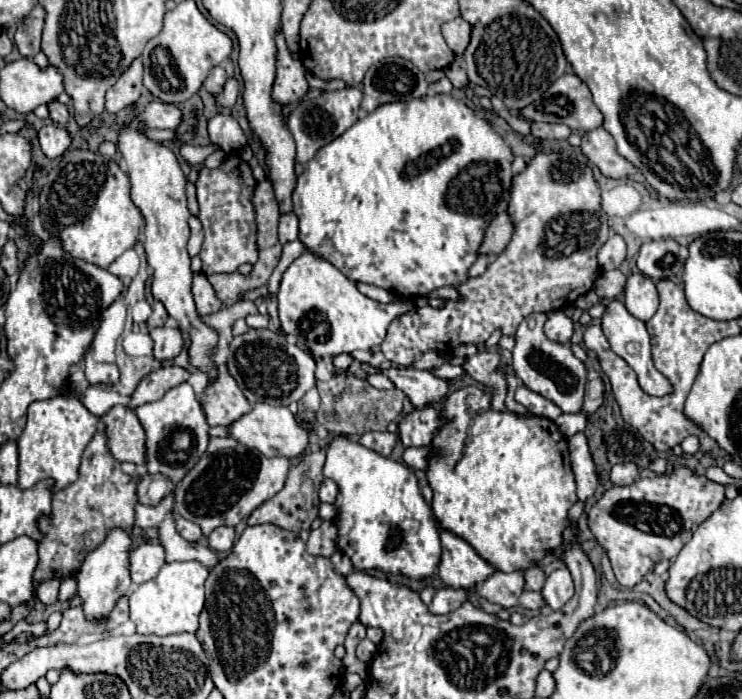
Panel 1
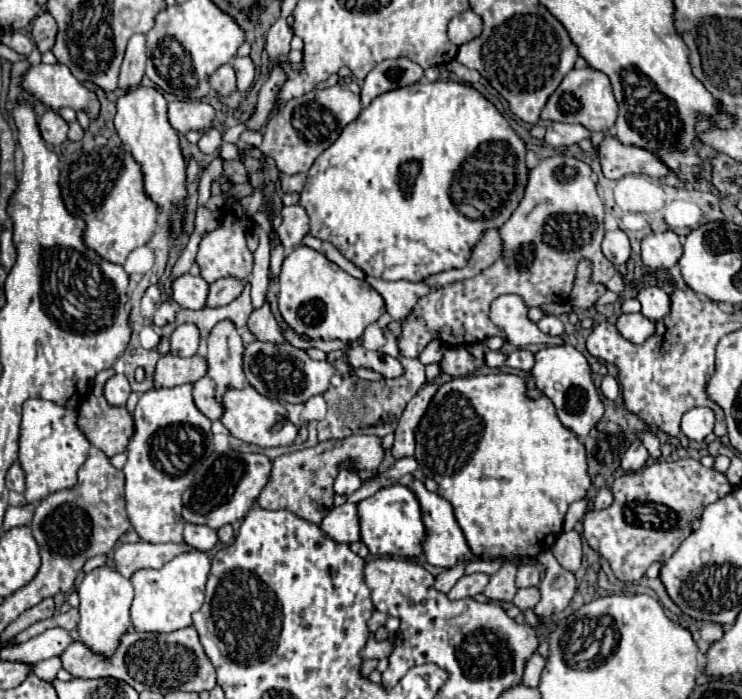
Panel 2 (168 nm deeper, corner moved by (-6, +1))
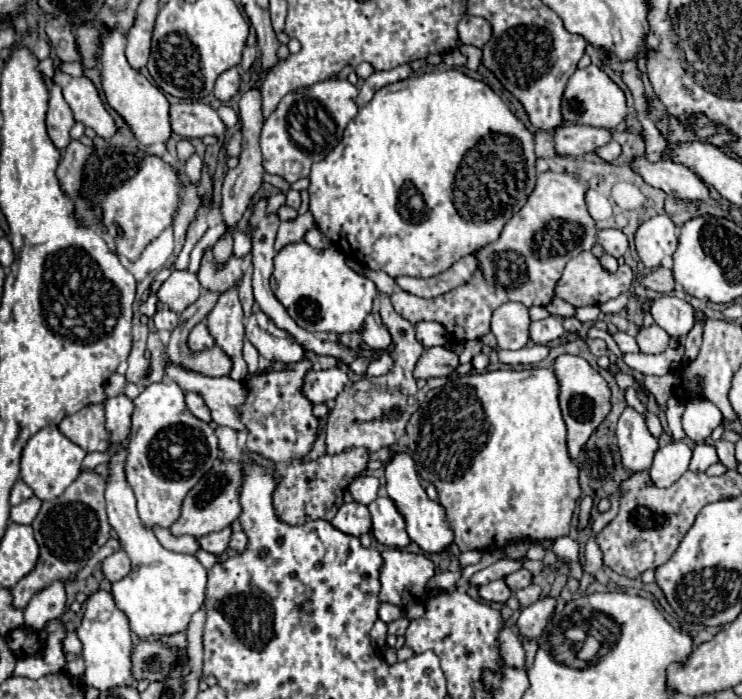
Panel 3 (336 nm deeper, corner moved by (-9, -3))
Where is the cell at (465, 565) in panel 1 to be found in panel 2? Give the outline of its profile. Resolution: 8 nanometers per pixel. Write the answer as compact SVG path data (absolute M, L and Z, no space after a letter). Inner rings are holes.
M409 480L407 484L409 488L413 488L419 504L421 504L421 520L425 524L425 540L423 540L423 554L427 558L429 564L433 566L441 566L441 568L453 568L459 560L475 560L473 552L469 550L467 542L465 542L465 536L453 516L453 506L441 498L439 494L435 492L429 492L421 480Z

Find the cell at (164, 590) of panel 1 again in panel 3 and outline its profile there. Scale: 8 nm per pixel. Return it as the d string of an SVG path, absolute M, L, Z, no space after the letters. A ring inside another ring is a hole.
M120 394L114 398L106 398L104 406L106 406L106 428L110 432L110 444L112 444L108 448L110 452L110 472L108 472L108 486L106 486L108 520L116 530L118 538L122 540L122 548L132 560L132 572L120 582L112 584L116 606L126 612L132 632L136 632L140 638L186 632L192 614L204 606L208 572L198 558L190 554L176 554L166 550L156 540L154 532L140 524L136 512L136 498L124 478L126 450L122 450L120 446L130 430L130 416L134 412L134 402L126 394Z

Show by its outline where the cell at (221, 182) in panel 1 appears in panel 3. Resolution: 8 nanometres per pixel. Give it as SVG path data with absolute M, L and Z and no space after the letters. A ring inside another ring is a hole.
M208 248L200 262L198 280L204 288L216 290L216 292L226 292L234 286L240 286L242 284L242 258L230 256L224 264L218 264L214 260L212 248Z

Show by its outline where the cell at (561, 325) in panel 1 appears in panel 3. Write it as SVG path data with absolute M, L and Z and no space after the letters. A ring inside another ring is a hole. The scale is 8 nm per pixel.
M548 316L546 320L540 322L532 322L530 328L530 336L534 344L550 344L554 340L558 340L560 336L564 336L564 326L562 326L562 318L560 316Z

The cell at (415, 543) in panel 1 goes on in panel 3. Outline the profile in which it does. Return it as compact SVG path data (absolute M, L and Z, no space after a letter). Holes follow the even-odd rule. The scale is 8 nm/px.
M380 496L372 504L368 504L368 510L372 514L370 534L374 536L376 542L388 548L406 548L410 544L410 538L406 532L406 520L392 498Z

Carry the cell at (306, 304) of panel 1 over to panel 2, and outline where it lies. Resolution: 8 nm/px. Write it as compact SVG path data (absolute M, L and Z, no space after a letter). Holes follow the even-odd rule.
M297 246L281 264L279 272L279 310L287 324L313 340L355 342L363 330L379 320L385 310L381 294L365 280L357 280L335 262L309 246Z

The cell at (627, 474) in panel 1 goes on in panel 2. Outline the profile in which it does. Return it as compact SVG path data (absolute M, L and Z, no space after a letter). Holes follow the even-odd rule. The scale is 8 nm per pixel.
M635 438L629 444L625 456L621 458L621 466L623 466L625 472L637 472L637 470L641 470L647 464L647 458L649 458L647 448L643 446L643 442L639 438Z

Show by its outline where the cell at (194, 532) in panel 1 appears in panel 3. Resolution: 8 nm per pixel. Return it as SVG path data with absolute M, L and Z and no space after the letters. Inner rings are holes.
M224 528L220 532L210 532L206 536L200 536L198 538L198 544L202 550L214 554L214 556L220 556L226 548L228 548L228 540L230 540L230 534L232 530L230 528Z

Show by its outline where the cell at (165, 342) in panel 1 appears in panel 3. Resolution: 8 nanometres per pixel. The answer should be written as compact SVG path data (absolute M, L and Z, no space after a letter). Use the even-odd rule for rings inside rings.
M200 322L192 328L190 336L188 336L188 348L192 352L202 352L202 350L208 350L214 346L214 338L210 336L210 332L206 330L206 326Z

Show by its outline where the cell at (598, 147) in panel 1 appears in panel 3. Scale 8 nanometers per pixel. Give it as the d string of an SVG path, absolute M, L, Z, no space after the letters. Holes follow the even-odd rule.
M664 154L658 162L650 162L646 156L634 156L630 160L630 168L644 178L646 184L664 190L682 200L708 200L708 188L702 180L684 164L674 162L668 154Z

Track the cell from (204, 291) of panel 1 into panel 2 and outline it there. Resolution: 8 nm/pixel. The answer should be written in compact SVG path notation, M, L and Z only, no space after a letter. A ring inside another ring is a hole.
M181 274L171 282L171 298L179 304L179 308L201 310L205 306L209 292L209 284L201 276Z

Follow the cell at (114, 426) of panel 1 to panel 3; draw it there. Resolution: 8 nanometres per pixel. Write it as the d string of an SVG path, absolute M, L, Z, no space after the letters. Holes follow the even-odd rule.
M90 404L80 412L66 416L58 424L60 432L86 452L104 452L110 446L110 434L106 430L104 404Z

